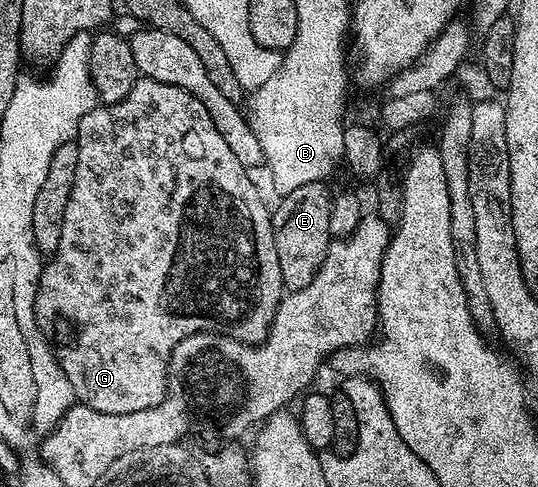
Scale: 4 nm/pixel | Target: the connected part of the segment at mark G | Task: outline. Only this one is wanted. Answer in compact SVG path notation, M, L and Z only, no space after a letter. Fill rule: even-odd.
M143 75L132 86L128 98L115 104L95 106L78 127L76 137L80 162L76 162L76 182L64 210L64 226L60 230L60 246L45 261L38 274L38 289L34 299L34 317L38 329L50 341L54 357L72 382L75 401L86 404L100 414L136 414L156 406L166 397L166 371L170 368L172 350L184 338L197 332L215 332L245 344L260 344L270 332L270 323L282 301L284 289L280 278L280 258L276 258L274 221L271 209L266 209L252 177L242 165L243 157L220 138L220 130L212 122L204 102L180 86L168 86L153 75Z

